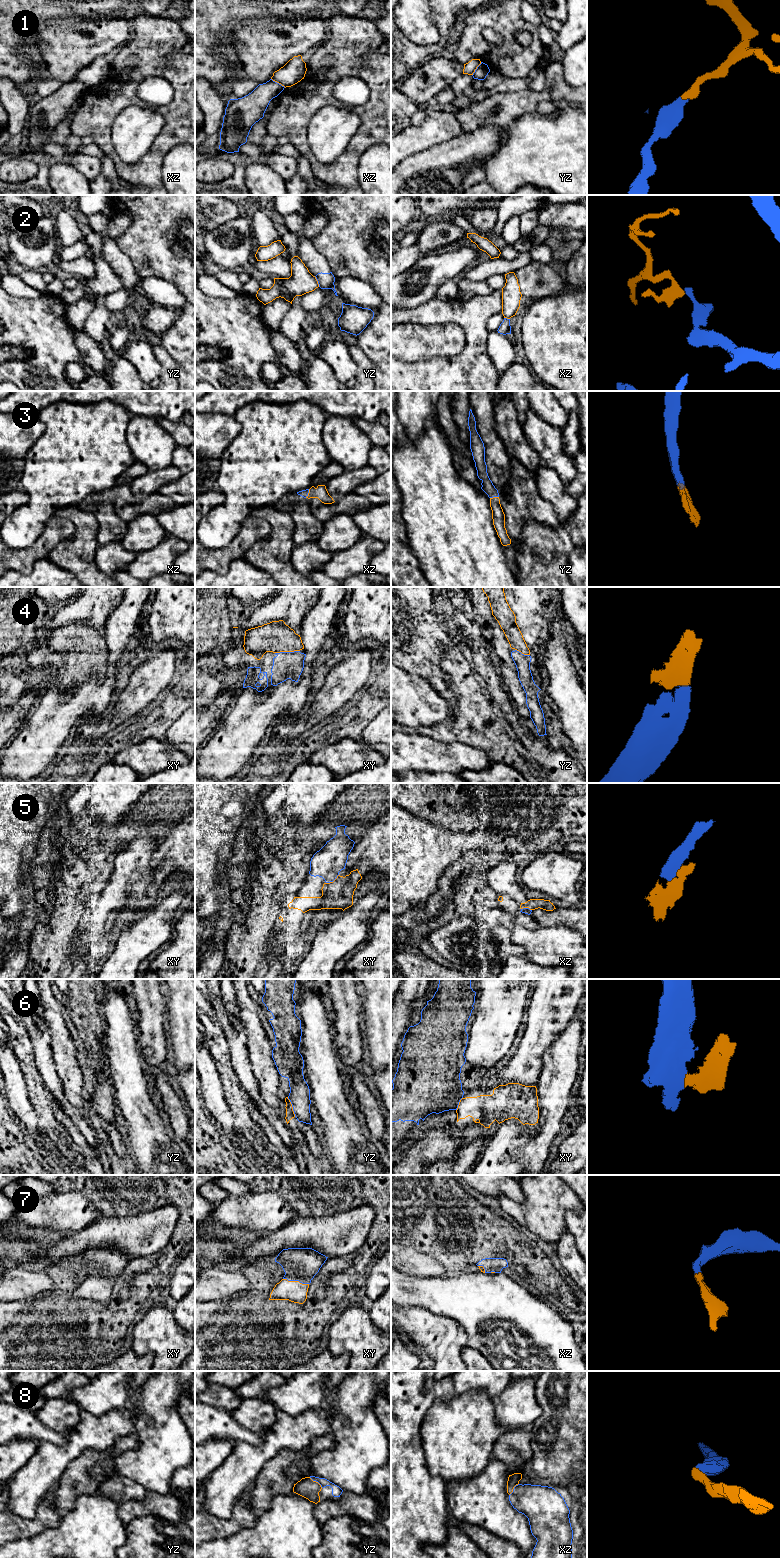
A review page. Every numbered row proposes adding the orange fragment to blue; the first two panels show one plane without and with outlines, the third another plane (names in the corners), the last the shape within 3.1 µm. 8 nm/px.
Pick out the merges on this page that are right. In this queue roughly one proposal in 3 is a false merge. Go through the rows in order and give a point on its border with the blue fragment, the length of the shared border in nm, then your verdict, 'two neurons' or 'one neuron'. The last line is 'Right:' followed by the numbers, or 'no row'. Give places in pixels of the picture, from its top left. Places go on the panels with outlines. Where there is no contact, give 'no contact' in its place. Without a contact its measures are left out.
1: xz (278, 83) | 140 nm | two neurons
2: yz (317, 280) | 100 nm | two neurons
3: xz (308, 492) | 80 nm | one neuron
4: xy (287, 652) | 200 nm | one neuron
5: xy (332, 881) | 130 nm | one neuron
6: yz (292, 1106) | 170 nm | two neurons
7: xy (296, 1280) | 220 nm | one neuron
8: yz (316, 1481) | 140 nm | one neuron
Right: 3, 4, 5, 7, 8

